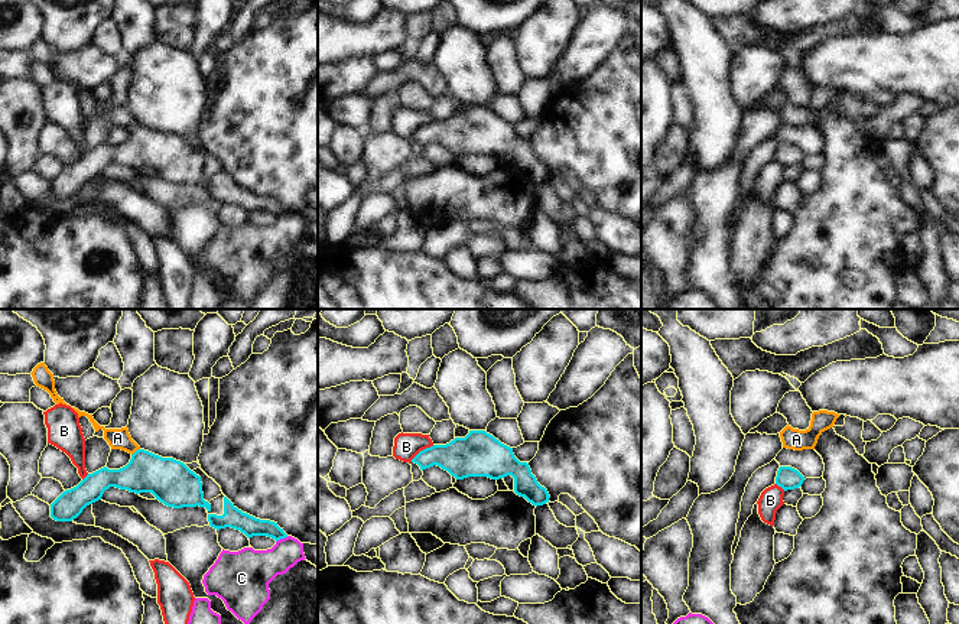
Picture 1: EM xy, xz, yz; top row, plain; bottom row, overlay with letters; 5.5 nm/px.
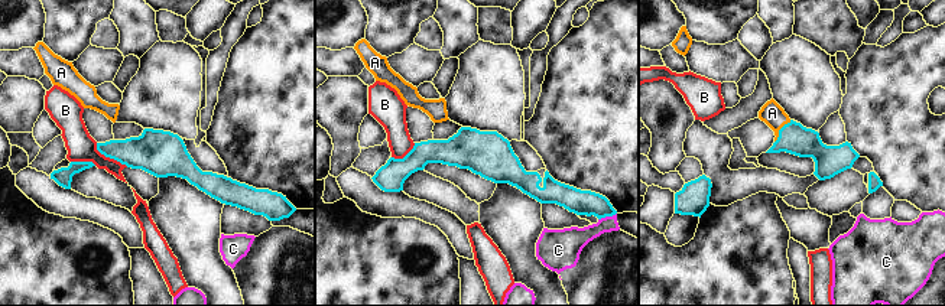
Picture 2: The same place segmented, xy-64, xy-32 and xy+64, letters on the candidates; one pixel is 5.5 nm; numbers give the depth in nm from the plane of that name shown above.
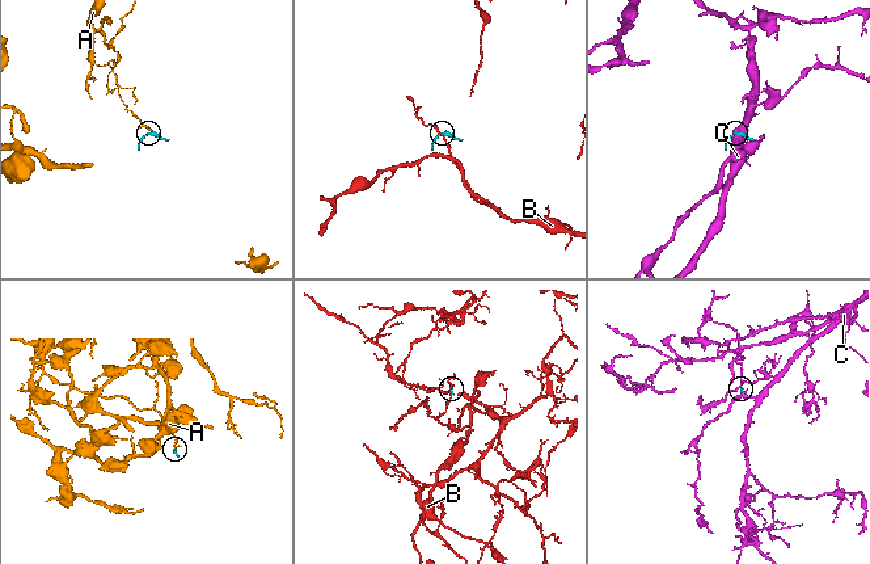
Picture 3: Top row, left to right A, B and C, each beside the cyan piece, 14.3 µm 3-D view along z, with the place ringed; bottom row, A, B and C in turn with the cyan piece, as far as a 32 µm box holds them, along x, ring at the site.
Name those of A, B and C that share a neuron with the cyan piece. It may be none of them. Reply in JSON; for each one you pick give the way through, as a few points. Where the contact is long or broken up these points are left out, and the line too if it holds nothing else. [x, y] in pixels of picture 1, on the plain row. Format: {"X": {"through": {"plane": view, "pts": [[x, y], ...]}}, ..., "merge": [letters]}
{"A": {"through": {"plane": "xy", "pts": [[168, 156], [158, 152], [135, 129], [117, 114]]}}, "merge": ["A"]}

